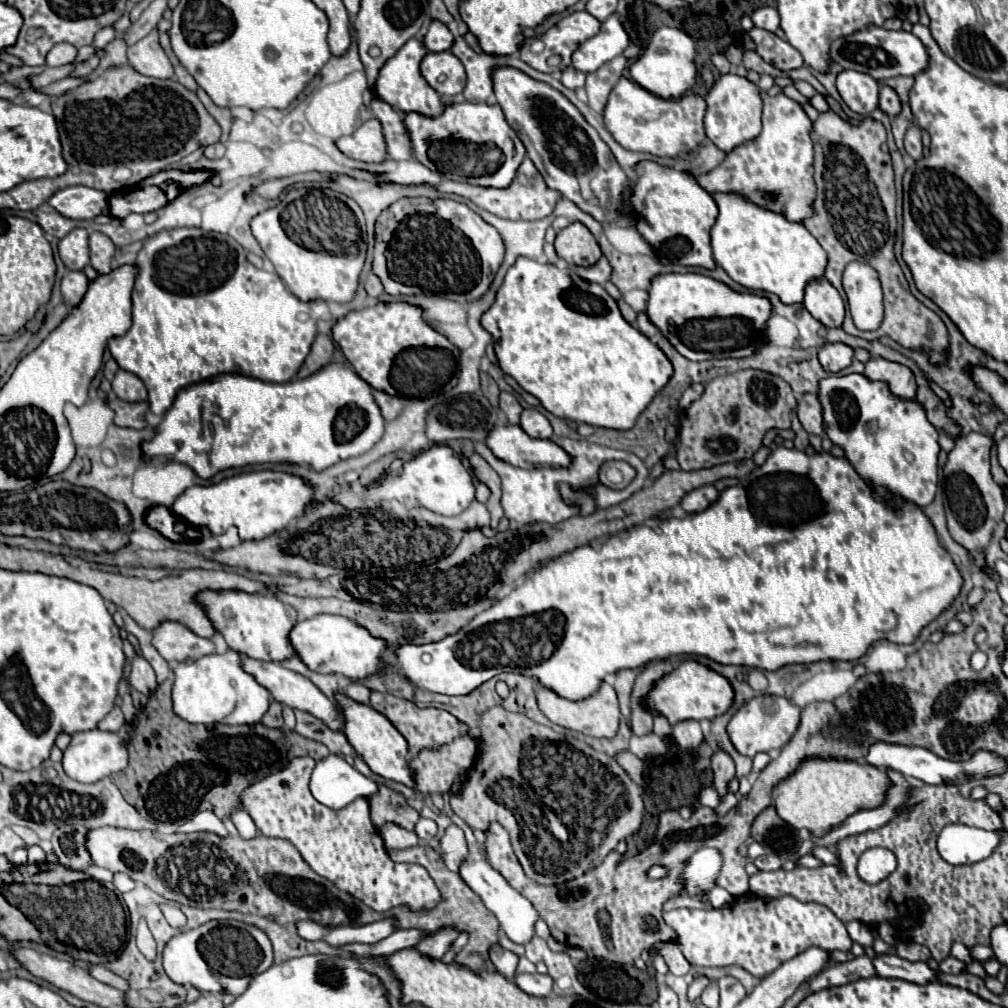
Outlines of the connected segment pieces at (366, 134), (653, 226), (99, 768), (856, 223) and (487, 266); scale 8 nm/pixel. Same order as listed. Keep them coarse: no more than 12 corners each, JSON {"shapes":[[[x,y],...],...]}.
{"shapes":[[[375,117],[353,135],[337,149],[351,159],[381,163],[387,149]],[[655,161],[619,213],[661,263],[715,269],[719,209],[697,175]],[[75,733],[63,751],[65,773],[95,783],[127,767],[117,733]],[[831,109],[813,121],[815,217],[825,277],[871,265],[883,323],[909,349],[947,357],[947,327],[893,255],[895,185],[885,127]],[[453,199],[379,215],[389,295],[487,293],[497,229]]]}

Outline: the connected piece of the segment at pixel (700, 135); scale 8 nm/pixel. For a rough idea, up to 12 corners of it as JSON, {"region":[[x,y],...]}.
{"region":[[621,77],[603,123],[625,149],[691,153],[705,99],[661,99]]}

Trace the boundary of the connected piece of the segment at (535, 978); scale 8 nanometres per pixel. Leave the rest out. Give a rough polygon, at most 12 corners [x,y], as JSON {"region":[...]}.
{"region":[[517,975],[515,983],[525,993],[547,997],[553,989],[551,975]]}

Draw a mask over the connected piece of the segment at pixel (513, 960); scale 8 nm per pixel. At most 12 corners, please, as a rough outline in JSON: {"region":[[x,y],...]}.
{"region":[[495,945],[489,959],[503,977],[513,979],[517,955]]}

